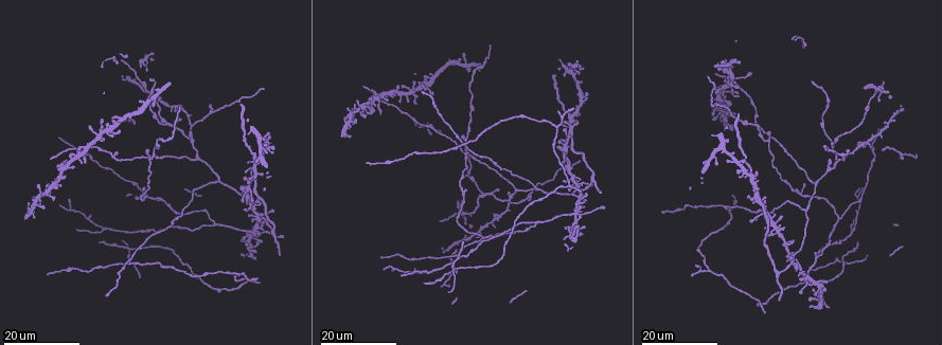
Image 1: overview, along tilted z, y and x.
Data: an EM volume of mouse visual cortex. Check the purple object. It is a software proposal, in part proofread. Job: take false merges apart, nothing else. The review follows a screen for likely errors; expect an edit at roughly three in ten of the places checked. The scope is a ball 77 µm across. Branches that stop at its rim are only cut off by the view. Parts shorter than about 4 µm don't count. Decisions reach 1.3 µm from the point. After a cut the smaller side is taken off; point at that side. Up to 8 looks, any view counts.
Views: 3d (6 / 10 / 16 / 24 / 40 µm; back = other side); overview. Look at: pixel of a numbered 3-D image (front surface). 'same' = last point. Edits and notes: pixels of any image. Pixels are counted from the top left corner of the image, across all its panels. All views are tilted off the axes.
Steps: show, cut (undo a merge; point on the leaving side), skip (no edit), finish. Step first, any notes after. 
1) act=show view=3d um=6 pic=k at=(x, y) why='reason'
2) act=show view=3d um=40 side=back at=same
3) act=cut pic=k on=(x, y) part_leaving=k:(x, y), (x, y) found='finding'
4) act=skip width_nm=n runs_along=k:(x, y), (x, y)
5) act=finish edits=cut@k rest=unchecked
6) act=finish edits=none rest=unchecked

act=show view=3d um=24 pic=1 at=(776, 270) why='three arms meet'

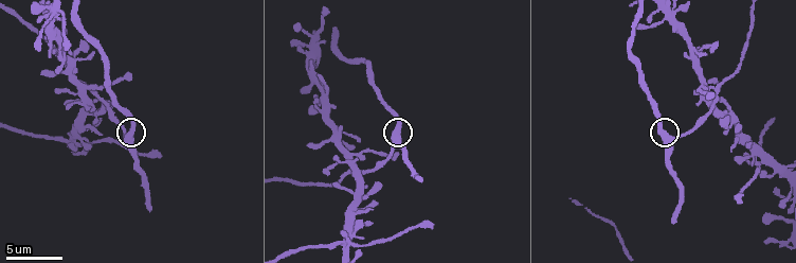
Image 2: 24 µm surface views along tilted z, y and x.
act=show view=3d um=6 pic=2 at=(397, 137)

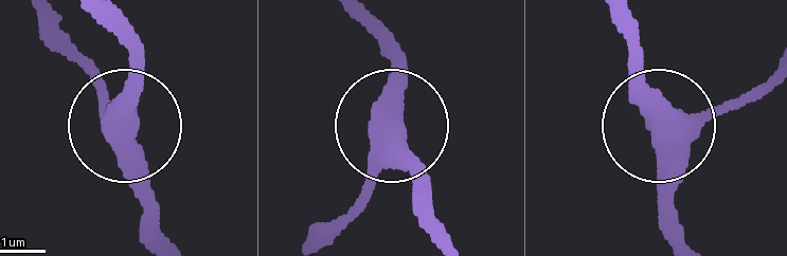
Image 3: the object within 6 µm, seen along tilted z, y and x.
act=skip arms=3 runs_along=3:(772, 71), (751, 96), (665, 132), (673, 236) found='one neuron here'

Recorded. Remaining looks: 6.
act=show view=3d um=16 pic=1 at=(571, 115) why='thin arm on a thick one'

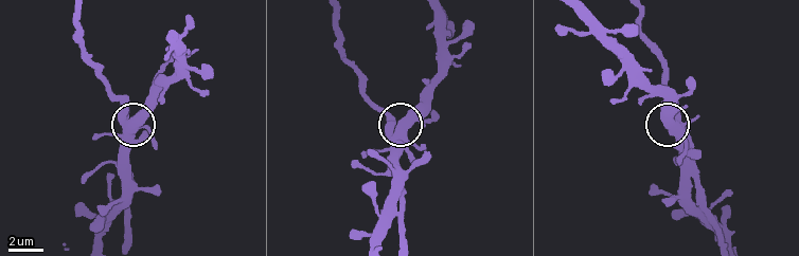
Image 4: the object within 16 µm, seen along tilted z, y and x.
act=show view=3d um=10 pic=4 at=(403, 121)

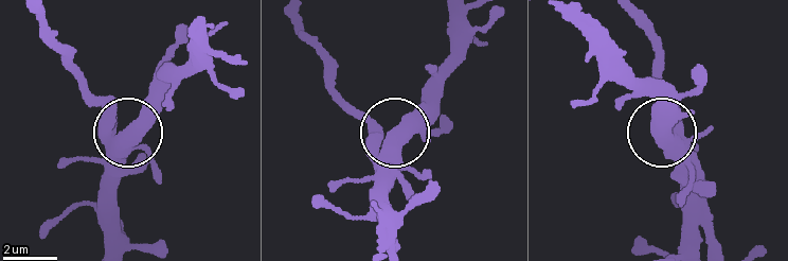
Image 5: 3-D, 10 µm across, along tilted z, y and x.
act=show view=3d um=10 side=back pic=5 at=(392, 137)

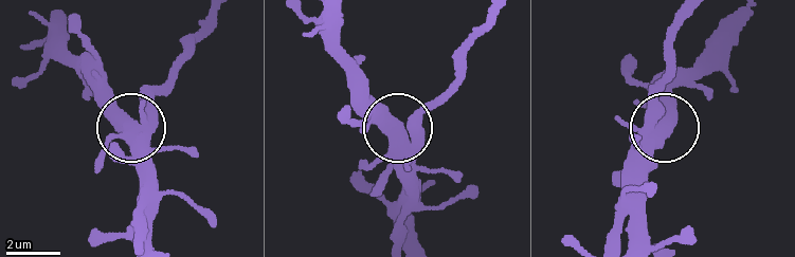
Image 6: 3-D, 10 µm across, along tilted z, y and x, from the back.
act=skip width_nm=450 runs_along=6:(411, 237), (414, 152), (403, 124), (441, 102) found='one neuron here'

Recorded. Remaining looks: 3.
act=show view=3d um=16 pic=2 at=(83, 91) why='looks like a crossing'

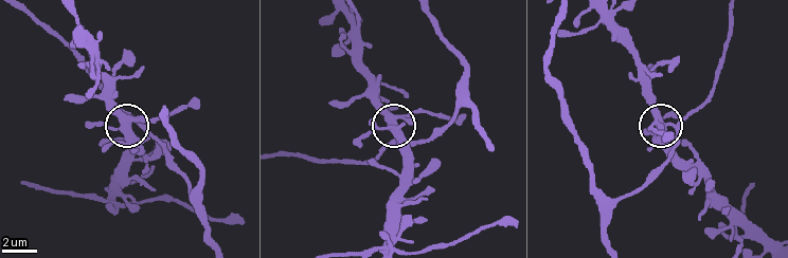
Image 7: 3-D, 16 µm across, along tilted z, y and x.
act=show view=3d um=6 pic=7 at=(664, 127)

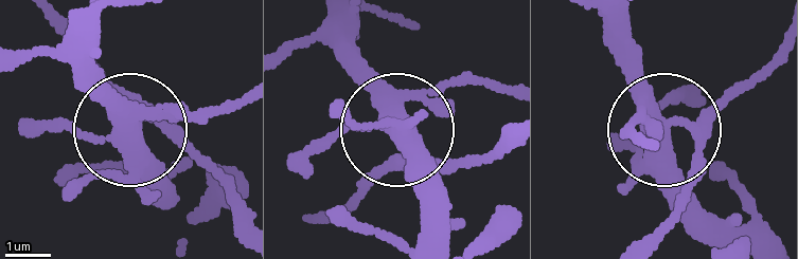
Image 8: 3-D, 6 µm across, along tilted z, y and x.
act=cut pic=8 on=(223, 108) part_leaving=8:(160, 108), (236, 108) found='two neurons meet here'

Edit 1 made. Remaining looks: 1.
act=finish edits=cut@8 rest=unchecked

